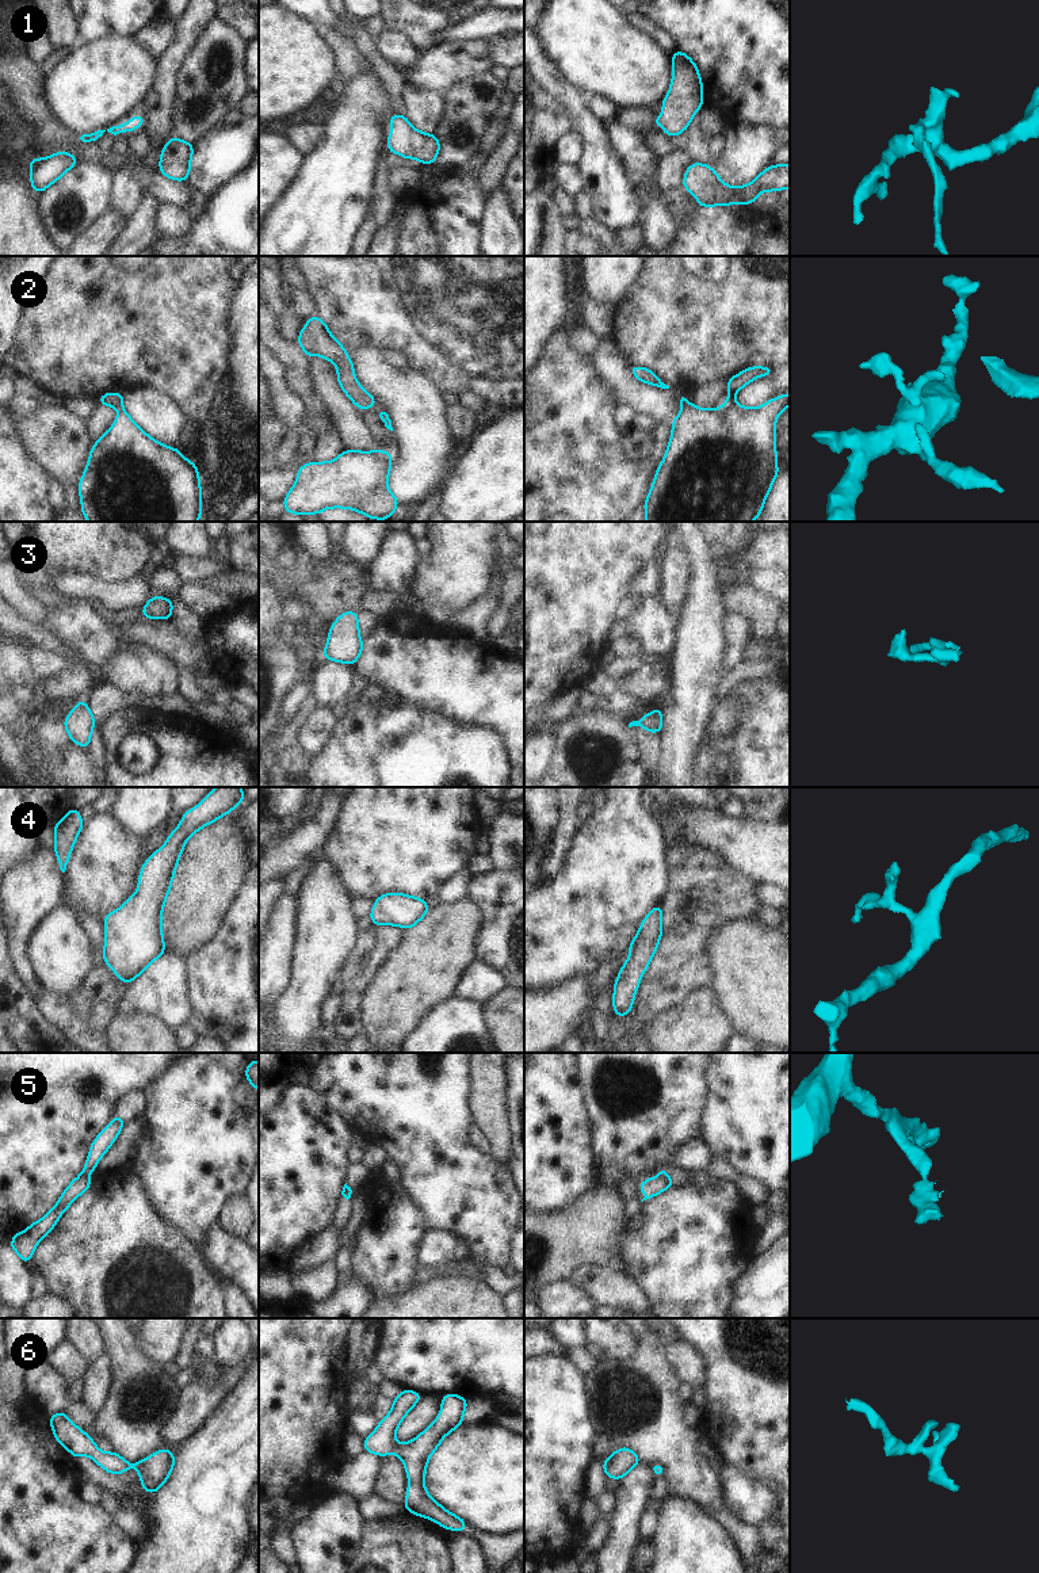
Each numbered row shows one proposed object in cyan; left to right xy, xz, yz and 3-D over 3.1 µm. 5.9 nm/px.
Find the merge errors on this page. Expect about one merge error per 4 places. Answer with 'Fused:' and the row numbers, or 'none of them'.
Fused: none of them

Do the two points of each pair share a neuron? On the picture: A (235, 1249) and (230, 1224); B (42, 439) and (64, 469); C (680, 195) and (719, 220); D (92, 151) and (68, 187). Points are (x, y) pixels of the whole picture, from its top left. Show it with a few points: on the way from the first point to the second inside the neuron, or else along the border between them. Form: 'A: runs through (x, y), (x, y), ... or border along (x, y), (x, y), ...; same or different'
A: border along (217, 1224), (226, 1232), (244, 1239); different
B: runs through (49, 446), (64, 462); same
C: border along (701, 207), (694, 221), (679, 231); different
D: border along (79, 161), (103, 161), (115, 172); different

